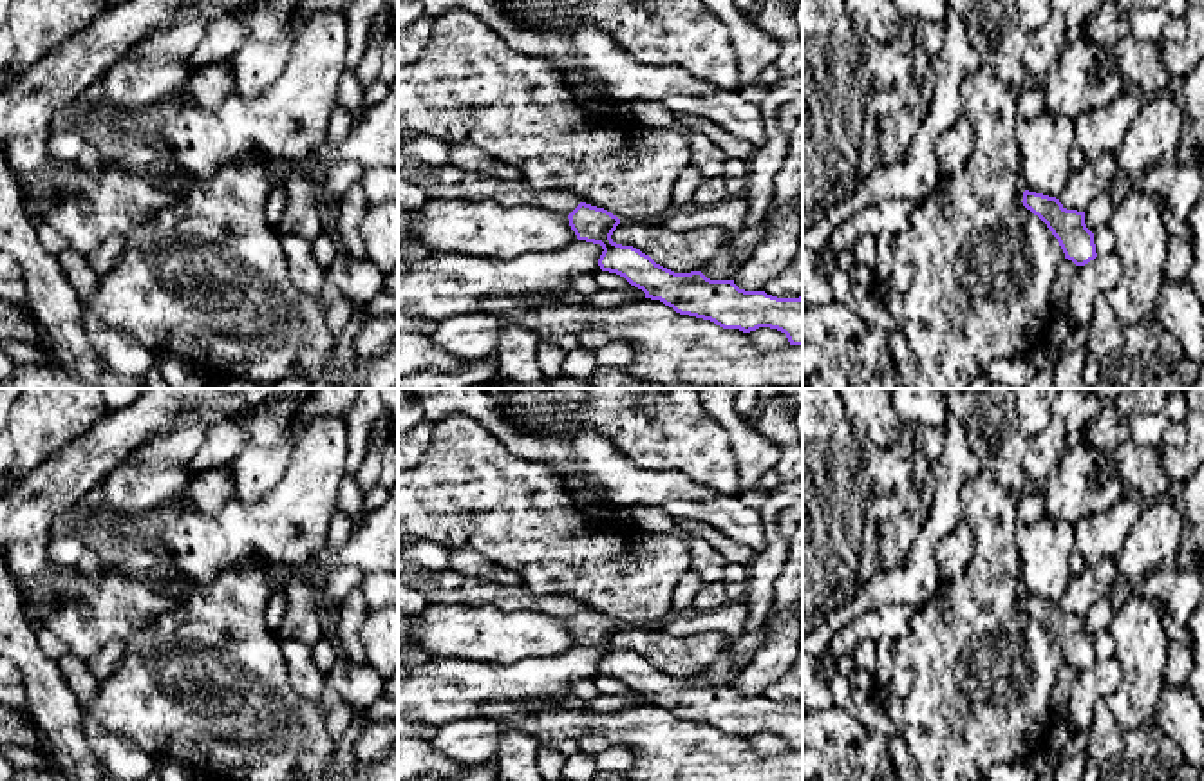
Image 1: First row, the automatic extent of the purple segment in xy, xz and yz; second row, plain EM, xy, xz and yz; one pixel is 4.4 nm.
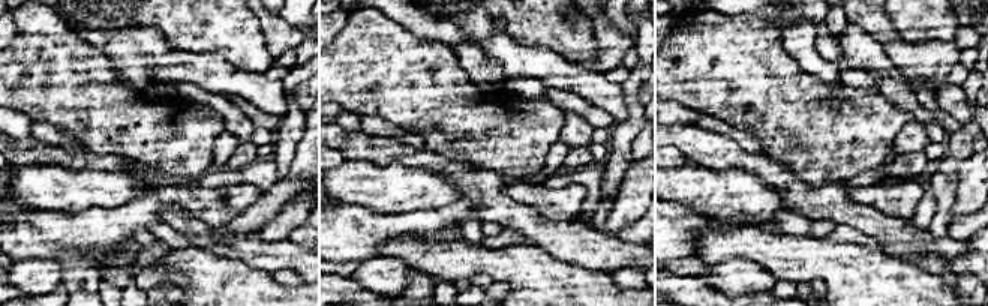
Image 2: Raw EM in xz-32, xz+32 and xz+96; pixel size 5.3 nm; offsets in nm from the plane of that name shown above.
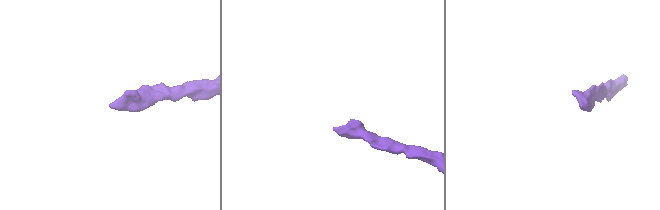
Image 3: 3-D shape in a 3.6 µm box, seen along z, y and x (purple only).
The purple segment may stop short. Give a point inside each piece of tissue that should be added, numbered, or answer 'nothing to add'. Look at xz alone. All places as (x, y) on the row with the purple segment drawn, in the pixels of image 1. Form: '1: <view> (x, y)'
1: xz (449, 181)

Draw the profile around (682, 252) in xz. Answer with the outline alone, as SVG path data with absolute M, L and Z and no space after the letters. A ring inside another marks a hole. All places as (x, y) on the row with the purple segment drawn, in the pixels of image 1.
M620 221L611 239L640 249L674 273L700 271L725 248L723 230L718 226L673 231L658 222Z

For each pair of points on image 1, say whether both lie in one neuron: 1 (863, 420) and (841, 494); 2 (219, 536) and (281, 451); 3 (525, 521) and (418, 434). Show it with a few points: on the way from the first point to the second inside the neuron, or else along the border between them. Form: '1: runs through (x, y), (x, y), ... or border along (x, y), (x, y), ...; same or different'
1: border along (843, 407), (850, 431), (861, 442); different
2: border along (281, 478), (252, 501), (243, 501), (235, 496); different
3: border along (432, 423), (432, 443), (416, 465); different

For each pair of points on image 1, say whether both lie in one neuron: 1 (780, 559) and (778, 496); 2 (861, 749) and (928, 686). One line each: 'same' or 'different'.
1: same
2: different

